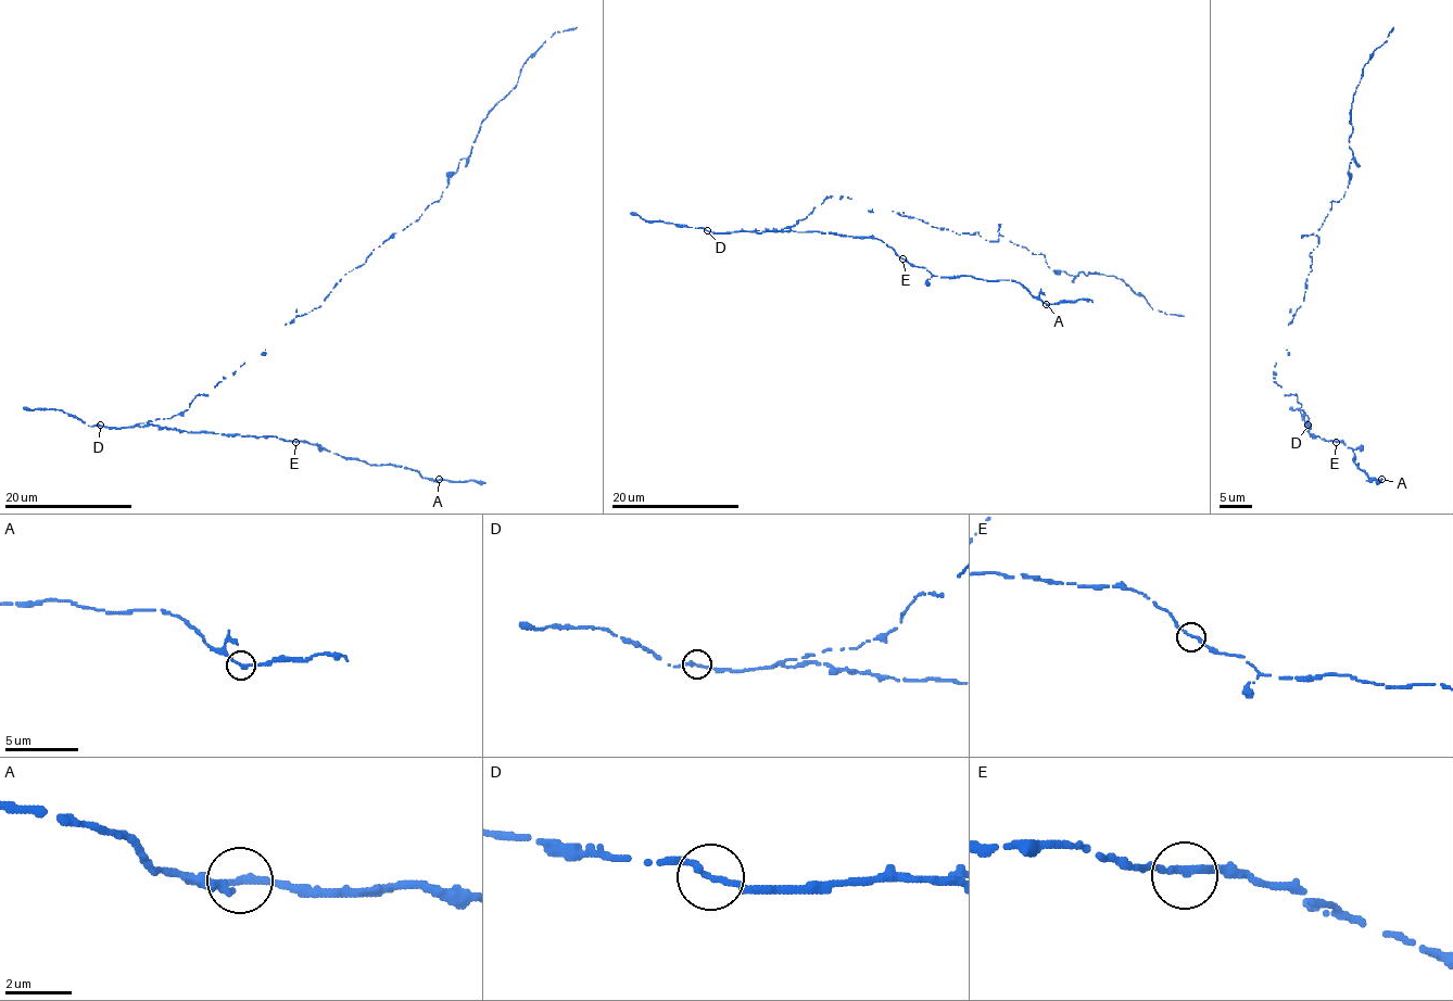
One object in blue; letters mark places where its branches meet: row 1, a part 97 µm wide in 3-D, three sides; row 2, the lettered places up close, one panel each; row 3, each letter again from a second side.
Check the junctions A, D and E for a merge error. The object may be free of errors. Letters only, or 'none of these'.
none of these

